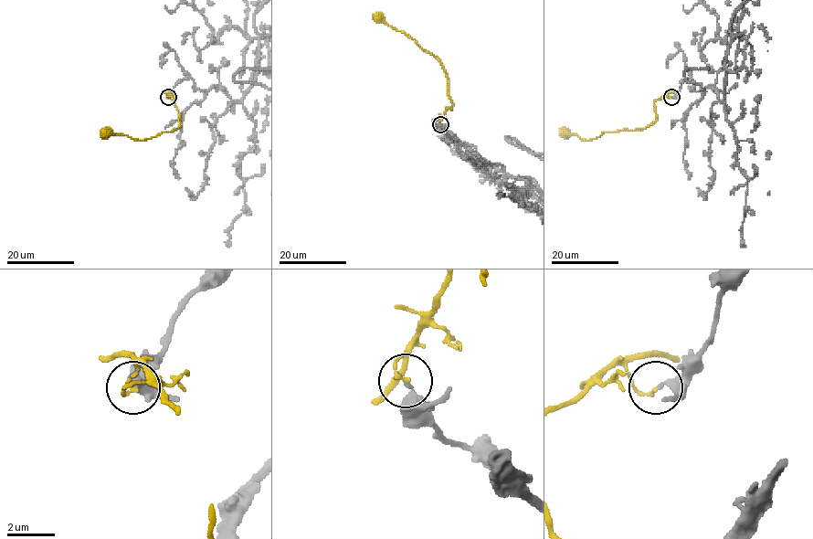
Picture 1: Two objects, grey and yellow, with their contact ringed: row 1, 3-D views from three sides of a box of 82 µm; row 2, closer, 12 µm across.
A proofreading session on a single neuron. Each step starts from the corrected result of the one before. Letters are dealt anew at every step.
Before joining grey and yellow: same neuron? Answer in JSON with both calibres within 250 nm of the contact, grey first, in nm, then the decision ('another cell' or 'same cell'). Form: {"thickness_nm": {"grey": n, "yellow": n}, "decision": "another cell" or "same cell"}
{"thickness_nm": {"grey": 240, "yellow": 140}, "decision": "another cell"}

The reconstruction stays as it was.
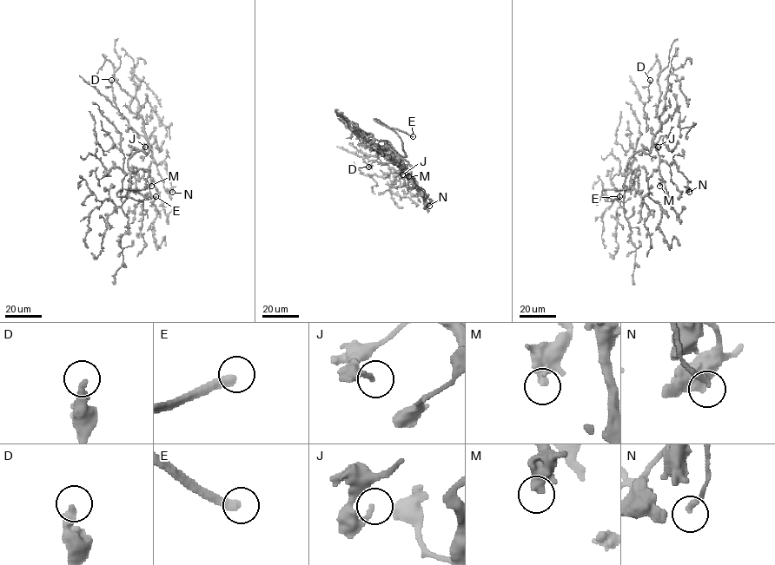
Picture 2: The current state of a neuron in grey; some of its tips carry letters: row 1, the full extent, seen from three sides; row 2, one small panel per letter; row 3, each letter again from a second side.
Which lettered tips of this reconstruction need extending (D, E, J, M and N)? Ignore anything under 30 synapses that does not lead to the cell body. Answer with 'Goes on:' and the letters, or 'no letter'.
Goes on: E, N

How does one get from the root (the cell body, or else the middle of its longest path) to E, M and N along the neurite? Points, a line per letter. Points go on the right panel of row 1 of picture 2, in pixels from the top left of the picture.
E: (633, 155), (625, 168), (638, 169), (639, 174), (632, 186), (602, 192), (612, 200), (619, 196)
M: (633, 155), (640, 151), (648, 154), (652, 147), (655, 148), (659, 160), (659, 186)
N: (633, 155), (640, 151), (648, 154), (654, 147), (660, 160), (668, 164), (675, 161), (687, 179), (689, 192)

